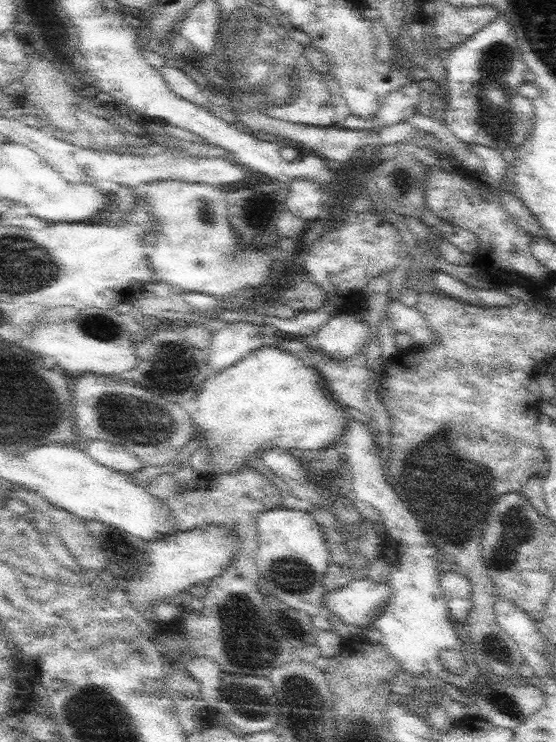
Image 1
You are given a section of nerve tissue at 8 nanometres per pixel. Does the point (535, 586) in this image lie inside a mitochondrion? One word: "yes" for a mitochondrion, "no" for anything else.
no

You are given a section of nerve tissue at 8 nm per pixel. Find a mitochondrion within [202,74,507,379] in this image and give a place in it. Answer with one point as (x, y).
(402, 180)

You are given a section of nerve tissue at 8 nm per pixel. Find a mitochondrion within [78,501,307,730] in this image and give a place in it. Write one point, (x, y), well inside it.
(249, 702)

